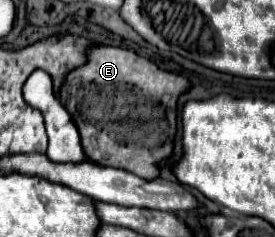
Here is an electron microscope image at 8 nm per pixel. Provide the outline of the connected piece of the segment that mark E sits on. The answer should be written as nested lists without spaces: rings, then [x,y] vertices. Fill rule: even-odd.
[[[93,45],[85,57],[87,61],[75,67],[59,89],[59,99],[79,129],[85,157],[97,165],[125,169],[153,181],[159,175],[157,163],[173,151],[177,127],[175,105],[177,97],[189,87],[189,81],[185,77],[177,79],[175,73],[161,71],[149,59],[121,47]]]

